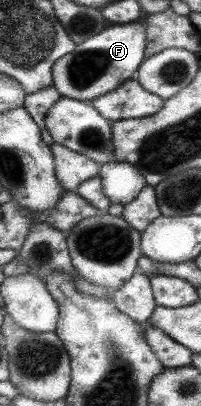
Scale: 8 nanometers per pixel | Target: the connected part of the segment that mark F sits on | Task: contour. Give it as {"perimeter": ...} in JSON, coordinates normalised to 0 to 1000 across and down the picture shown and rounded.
{"perimeter":[[[697,49],[627,62],[547,59],[493,84],[398,103],[338,133],[259,160],[259,214],[308,239],[378,246],[468,246],[498,232],[567,222],[667,190],[687,160],[721,145],[721,86]]]}

